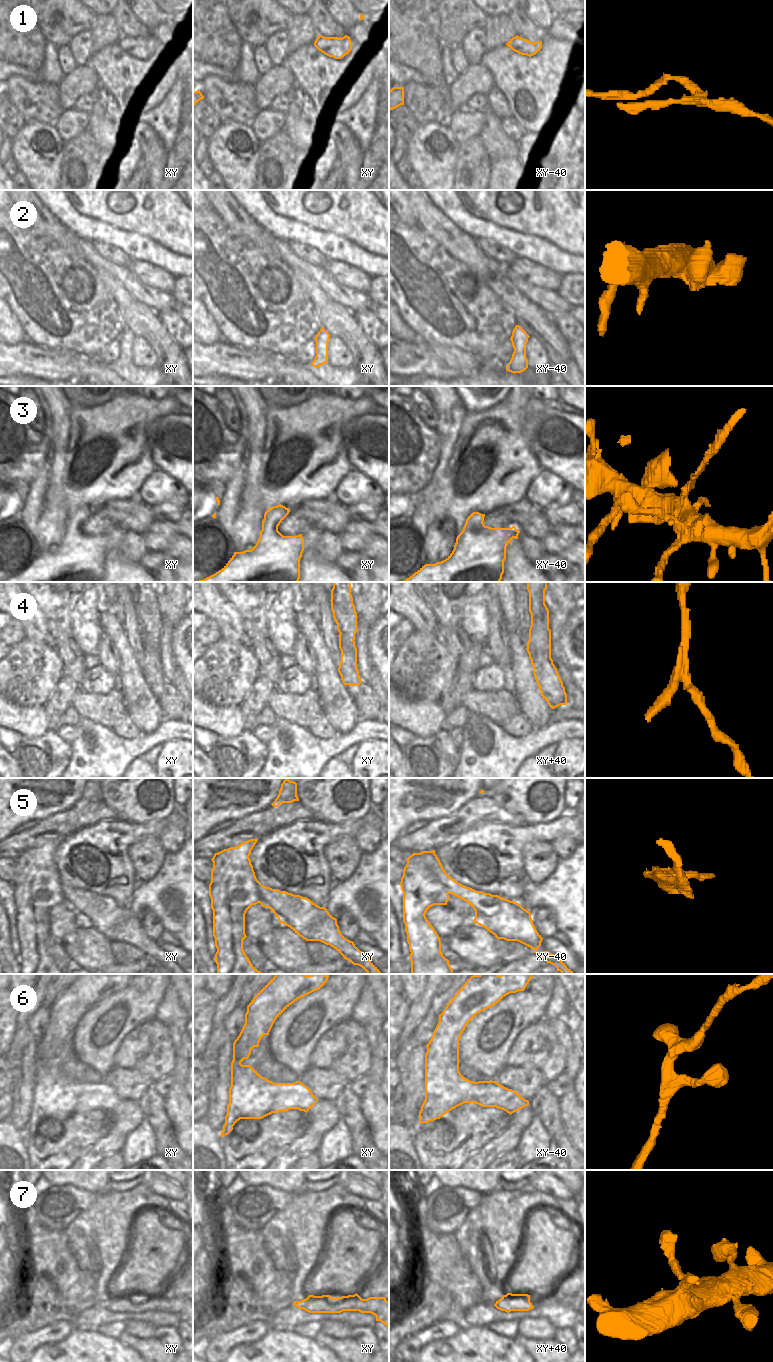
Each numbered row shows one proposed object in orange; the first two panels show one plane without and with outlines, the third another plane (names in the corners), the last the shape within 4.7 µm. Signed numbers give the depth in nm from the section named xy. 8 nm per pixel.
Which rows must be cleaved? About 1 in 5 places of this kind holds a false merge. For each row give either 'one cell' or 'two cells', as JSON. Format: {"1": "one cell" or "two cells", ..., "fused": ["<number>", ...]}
{"1": "two cells", "2": "one cell", "3": "two cells", "4": "two cells", "5": "one cell", "6": "one cell", "7": "one cell", "fused": ["1", "3", "4"]}

